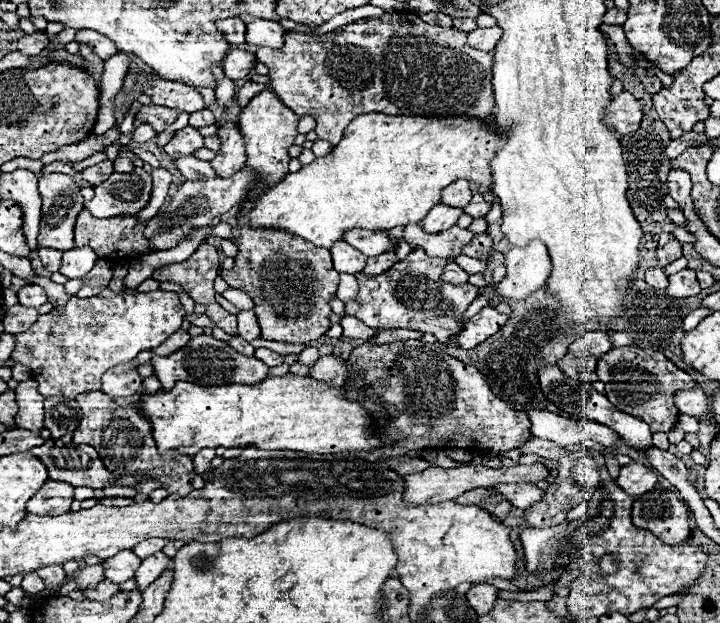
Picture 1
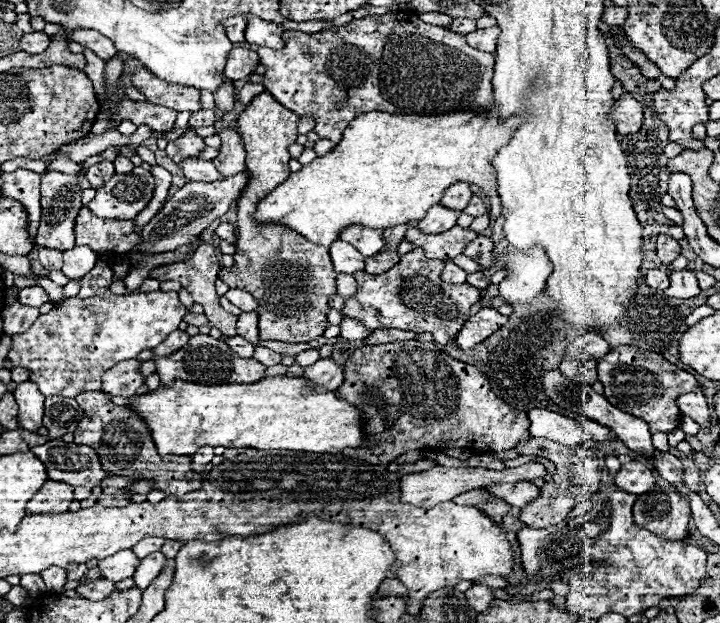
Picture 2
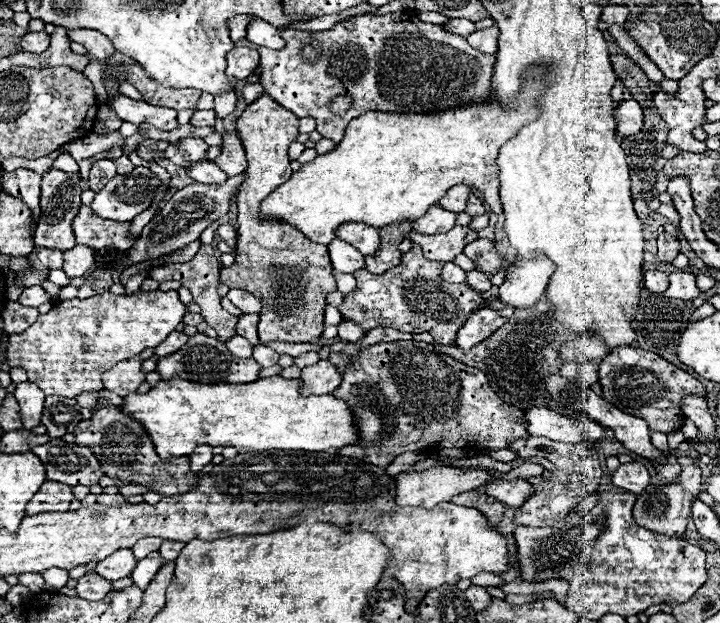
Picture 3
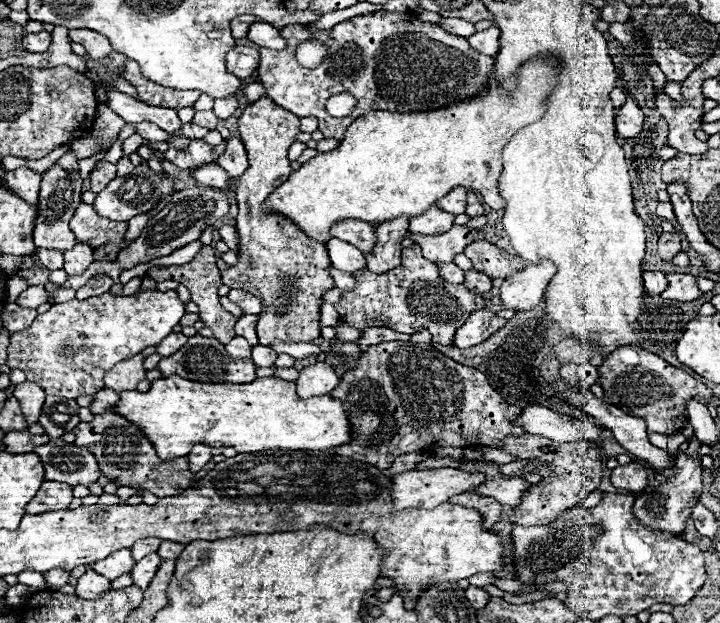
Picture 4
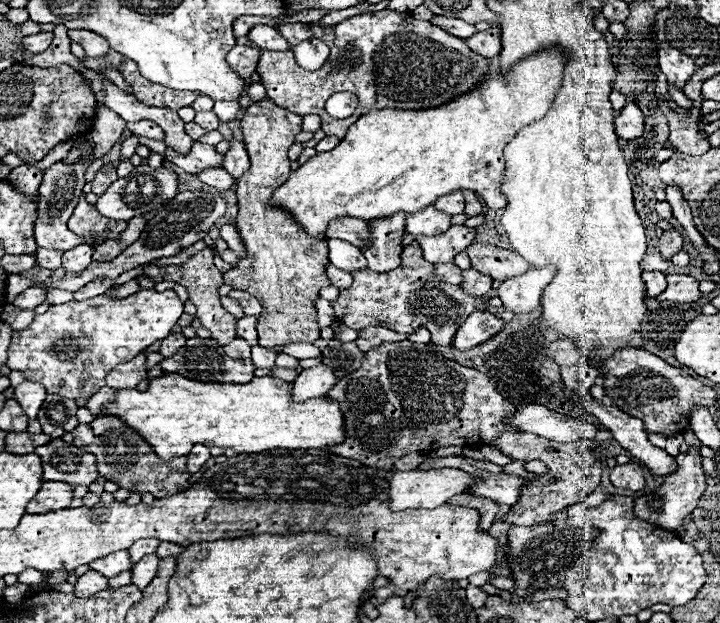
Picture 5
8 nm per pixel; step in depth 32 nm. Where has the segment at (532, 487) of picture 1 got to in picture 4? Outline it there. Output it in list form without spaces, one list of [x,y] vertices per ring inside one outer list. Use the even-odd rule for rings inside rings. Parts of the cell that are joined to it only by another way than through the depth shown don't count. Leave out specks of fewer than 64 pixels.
[[[428,458],[416,466],[418,470],[426,468],[460,468],[460,470],[470,470],[470,472],[480,472],[486,476],[486,480],[476,486],[472,492],[480,496],[490,496],[498,500],[504,506],[518,506],[524,490],[528,490],[528,482],[520,476],[504,476],[500,474],[496,464],[482,464],[482,462],[468,462],[464,458]]]

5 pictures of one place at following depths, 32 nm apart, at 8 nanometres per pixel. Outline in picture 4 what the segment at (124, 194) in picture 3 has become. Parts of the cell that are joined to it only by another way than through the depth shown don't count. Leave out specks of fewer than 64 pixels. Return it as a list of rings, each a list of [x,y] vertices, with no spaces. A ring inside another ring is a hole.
[[[136,166],[128,176],[118,176],[114,178],[98,196],[96,202],[92,204],[94,210],[110,220],[118,220],[118,222],[128,222],[130,218],[150,212],[154,210],[154,206],[158,206],[160,202],[168,200],[174,194],[174,176],[166,174],[158,174],[154,170],[150,170],[148,166]]]

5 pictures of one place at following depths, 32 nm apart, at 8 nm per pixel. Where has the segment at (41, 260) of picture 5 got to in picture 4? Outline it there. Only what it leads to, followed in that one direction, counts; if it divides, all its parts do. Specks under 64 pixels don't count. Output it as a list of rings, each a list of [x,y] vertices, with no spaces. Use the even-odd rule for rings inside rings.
[[[38,248],[36,256],[40,260],[40,264],[48,270],[58,270],[62,268],[62,252],[60,250],[46,250],[46,248]]]

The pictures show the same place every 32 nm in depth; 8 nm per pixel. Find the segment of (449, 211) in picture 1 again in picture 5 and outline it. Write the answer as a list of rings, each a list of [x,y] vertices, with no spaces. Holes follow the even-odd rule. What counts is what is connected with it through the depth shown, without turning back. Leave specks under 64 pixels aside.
[[[428,206],[406,218],[406,232],[416,236],[438,236],[438,234],[444,234],[452,226],[450,218],[452,216],[438,214],[438,210]]]

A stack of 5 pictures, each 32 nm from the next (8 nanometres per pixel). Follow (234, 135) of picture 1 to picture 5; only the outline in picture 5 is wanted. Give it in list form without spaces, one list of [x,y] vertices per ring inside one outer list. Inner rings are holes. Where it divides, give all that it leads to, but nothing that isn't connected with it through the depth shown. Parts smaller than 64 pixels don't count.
[[[232,140],[230,150],[224,154],[224,170],[230,176],[240,178],[248,168],[250,168],[250,160],[248,160],[248,152],[246,152],[244,144],[238,140]]]

